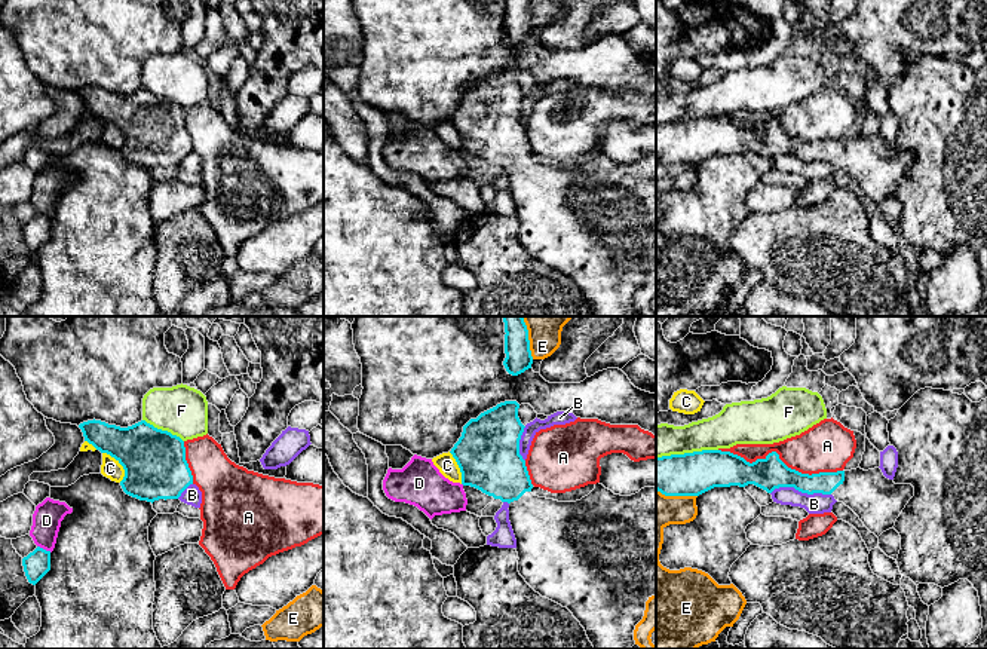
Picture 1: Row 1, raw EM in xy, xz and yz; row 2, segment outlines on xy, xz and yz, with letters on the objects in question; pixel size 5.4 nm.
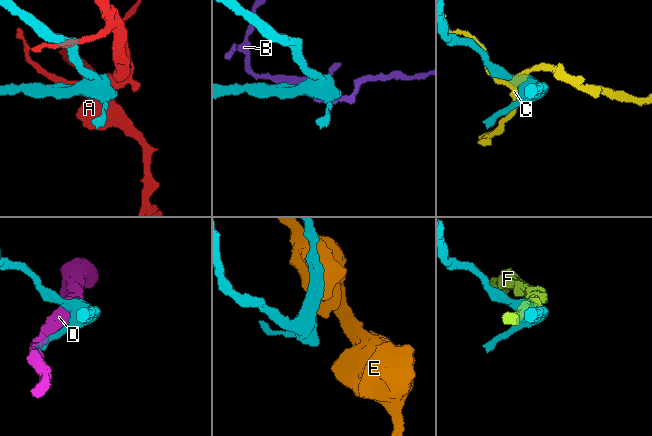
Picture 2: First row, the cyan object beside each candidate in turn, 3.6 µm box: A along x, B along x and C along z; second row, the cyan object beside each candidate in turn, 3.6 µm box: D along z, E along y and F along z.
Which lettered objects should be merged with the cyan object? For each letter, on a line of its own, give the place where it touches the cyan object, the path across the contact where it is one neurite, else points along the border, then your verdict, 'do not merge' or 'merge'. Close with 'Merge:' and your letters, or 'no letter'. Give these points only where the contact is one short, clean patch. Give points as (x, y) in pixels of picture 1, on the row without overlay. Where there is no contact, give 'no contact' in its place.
A: yz (778, 125) | do not merge
B: yz (800, 158) | along yz (771, 159), (779, 155), (794, 155), (808, 161), (830, 162) | do not merge
C: xy (120, 131) | do not merge
D: xy (45, 217) | do not merge
E: xz (529, 14) | do not merge
F: yz (686, 121) | do not merge
Merge: no letter

